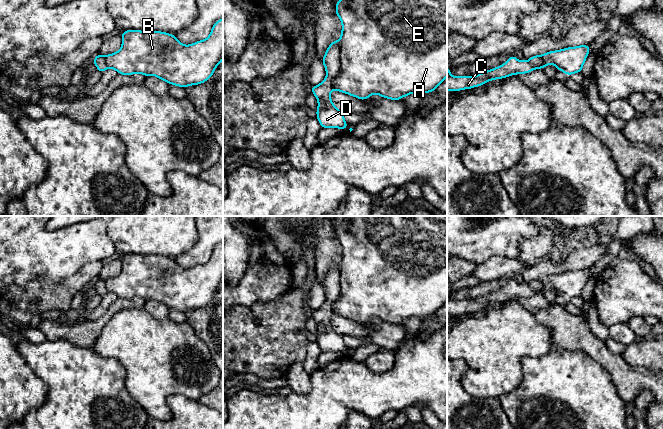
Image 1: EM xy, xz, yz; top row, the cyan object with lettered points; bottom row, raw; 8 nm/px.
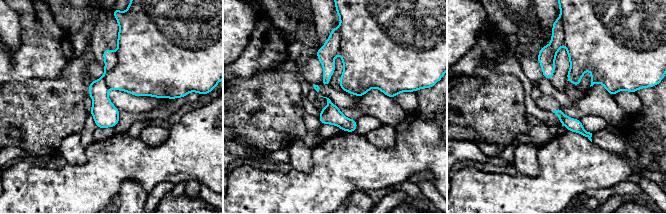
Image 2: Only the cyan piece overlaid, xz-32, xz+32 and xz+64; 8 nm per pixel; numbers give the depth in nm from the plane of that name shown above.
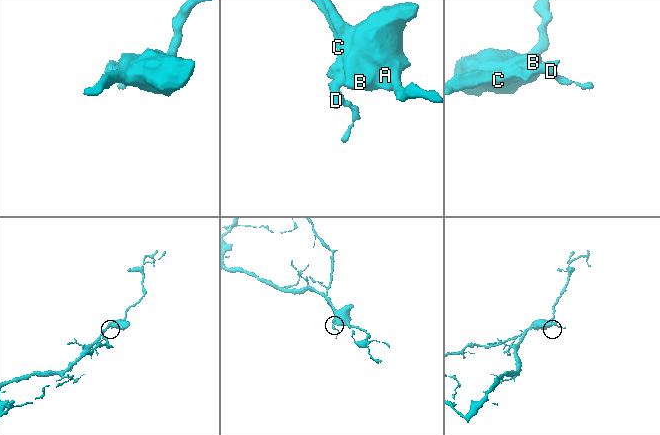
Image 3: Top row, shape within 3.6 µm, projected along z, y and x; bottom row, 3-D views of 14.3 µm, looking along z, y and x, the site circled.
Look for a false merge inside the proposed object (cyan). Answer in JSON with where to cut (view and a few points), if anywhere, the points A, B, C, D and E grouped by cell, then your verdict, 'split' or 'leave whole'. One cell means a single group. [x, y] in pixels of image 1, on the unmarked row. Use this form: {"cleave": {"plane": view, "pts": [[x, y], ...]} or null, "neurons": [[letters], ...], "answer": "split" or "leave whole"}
{"cleave": {"plane": "xz", "pts": [[338, 265], [339, 294]]}, "neurons": [["A", "B", "E"], ["C", "D"]], "answer": "split"}

